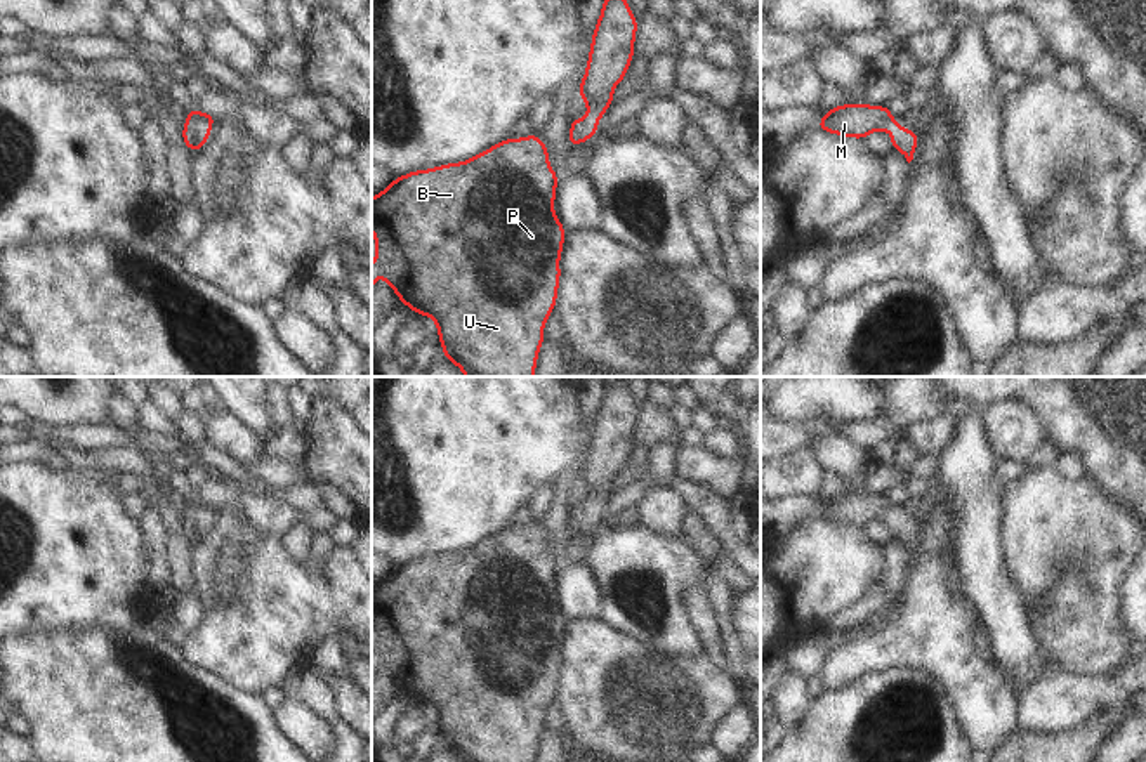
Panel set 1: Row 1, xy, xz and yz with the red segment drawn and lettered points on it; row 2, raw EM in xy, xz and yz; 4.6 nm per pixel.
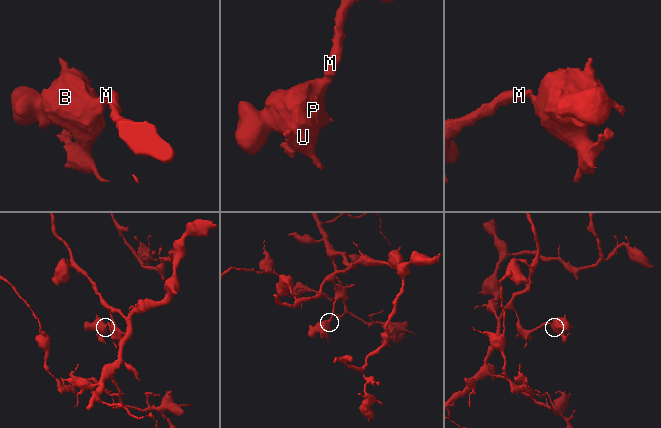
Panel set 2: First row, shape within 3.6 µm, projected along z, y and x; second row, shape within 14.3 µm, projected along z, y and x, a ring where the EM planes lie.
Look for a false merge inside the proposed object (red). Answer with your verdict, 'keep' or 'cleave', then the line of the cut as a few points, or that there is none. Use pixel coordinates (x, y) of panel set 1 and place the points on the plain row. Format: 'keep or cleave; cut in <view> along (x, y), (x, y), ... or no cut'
keep; no cut

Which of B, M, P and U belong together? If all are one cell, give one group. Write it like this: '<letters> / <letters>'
B M P U

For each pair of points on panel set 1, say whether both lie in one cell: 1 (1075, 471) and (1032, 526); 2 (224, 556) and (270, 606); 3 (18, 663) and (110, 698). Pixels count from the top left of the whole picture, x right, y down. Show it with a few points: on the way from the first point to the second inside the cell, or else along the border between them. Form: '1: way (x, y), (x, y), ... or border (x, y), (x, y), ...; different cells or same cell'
1: border (1054, 467), (1077, 479), (1093, 478); different cells
2: border (243, 545), (237, 599), (231, 604), (217, 604); different cells
3: way (40, 674), (87, 695); same cell

